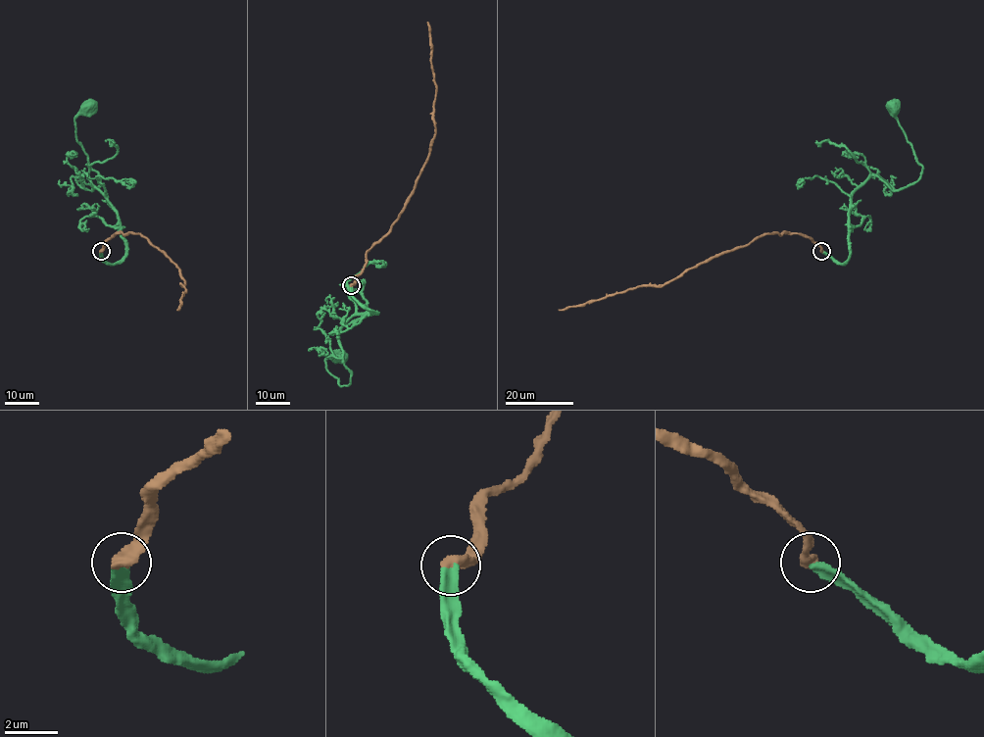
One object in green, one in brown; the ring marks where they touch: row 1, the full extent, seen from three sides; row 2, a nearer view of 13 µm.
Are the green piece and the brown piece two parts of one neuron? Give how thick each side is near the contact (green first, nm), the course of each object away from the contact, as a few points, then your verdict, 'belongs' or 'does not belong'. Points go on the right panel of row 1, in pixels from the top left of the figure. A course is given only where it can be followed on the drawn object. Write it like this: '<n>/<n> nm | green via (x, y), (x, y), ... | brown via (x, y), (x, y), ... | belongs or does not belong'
400/500 nm | green via (822, 251), (840, 264), (850, 255), (850, 196), (872, 175), (899, 190), (920, 176), (921, 166), (891, 107) | brown via (822, 251), (816, 243), (800, 233), (765, 233), (747, 244), (686, 269), (662, 285), (638, 286), (559, 310) | belongs

